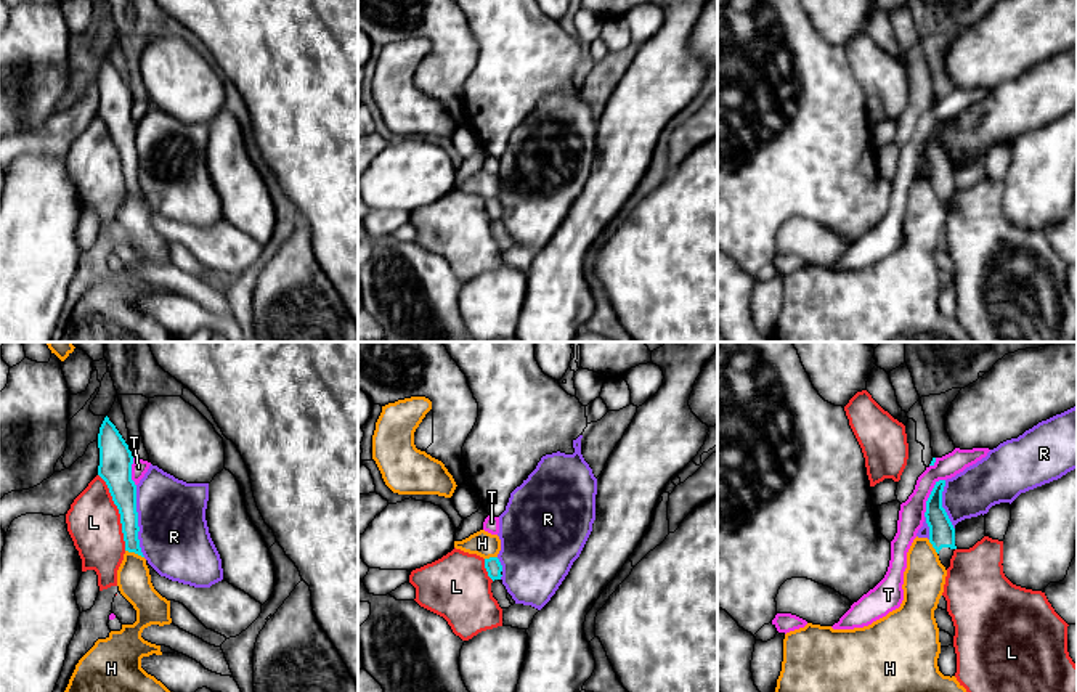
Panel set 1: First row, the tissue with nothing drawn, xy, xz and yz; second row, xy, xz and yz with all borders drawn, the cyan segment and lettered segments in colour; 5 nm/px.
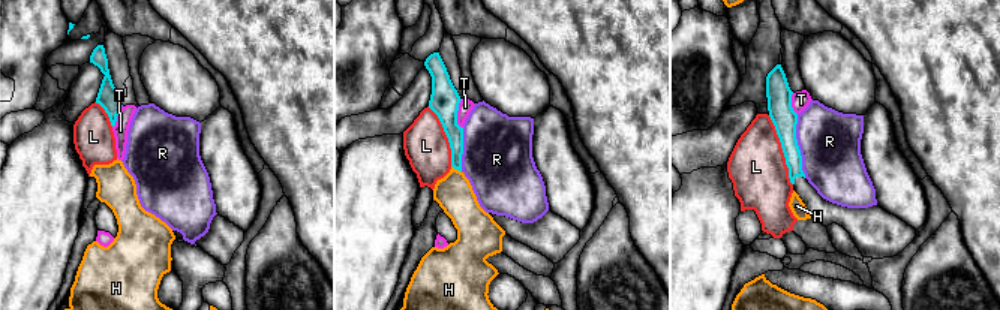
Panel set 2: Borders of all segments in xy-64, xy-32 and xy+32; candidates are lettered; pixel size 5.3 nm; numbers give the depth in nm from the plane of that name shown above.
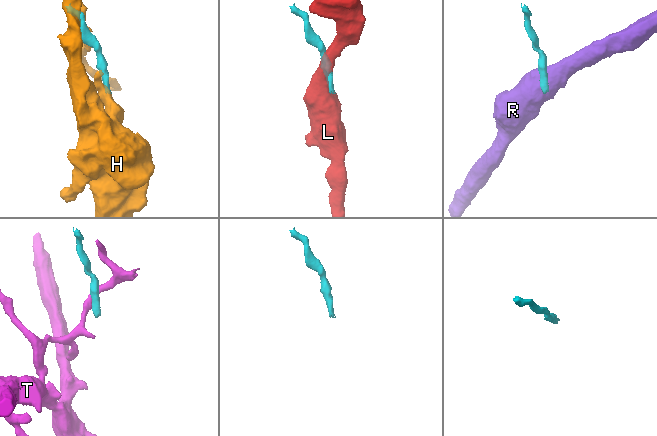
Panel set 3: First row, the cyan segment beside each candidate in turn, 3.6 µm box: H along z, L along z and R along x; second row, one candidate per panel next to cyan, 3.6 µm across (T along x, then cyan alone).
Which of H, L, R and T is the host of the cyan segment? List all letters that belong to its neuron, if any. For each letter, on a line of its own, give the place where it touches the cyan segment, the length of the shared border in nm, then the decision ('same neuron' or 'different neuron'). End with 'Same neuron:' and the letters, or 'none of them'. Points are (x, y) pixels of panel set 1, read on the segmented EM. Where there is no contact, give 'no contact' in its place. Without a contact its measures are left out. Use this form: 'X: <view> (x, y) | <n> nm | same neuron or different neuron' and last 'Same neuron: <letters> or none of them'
H: xy (135, 553) | 100 nm | different neuron
L: xy (119, 512) | 400 nm | different neuron
R: xy (137, 521) | 360 nm | different neuron
T: yz (930, 496) | 220 nm | different neuron
Same neuron: none of them

